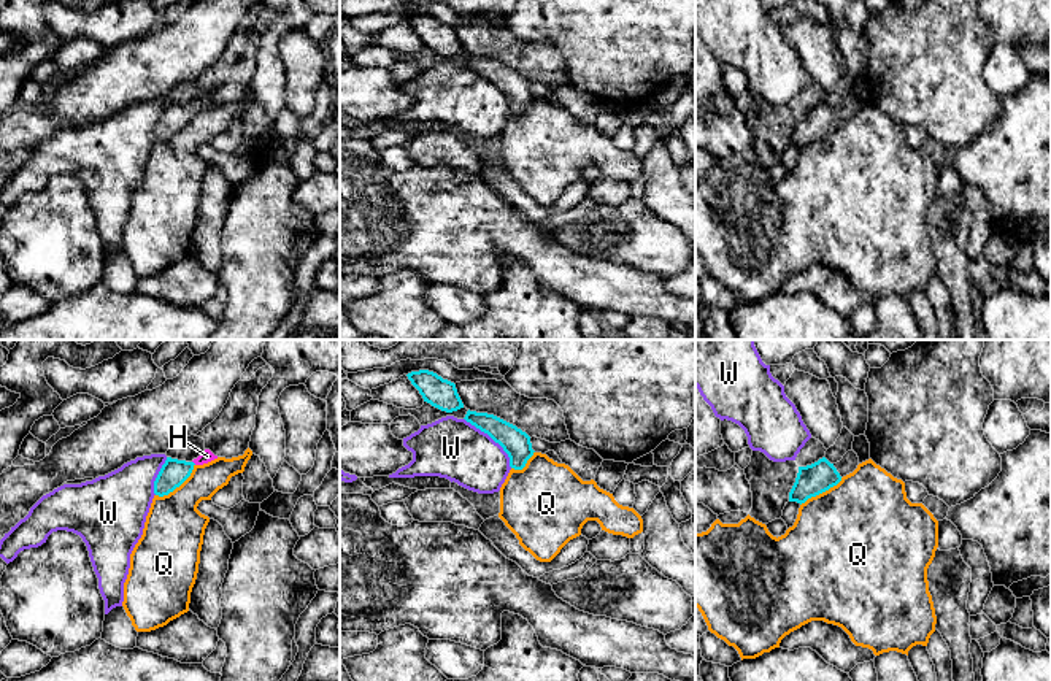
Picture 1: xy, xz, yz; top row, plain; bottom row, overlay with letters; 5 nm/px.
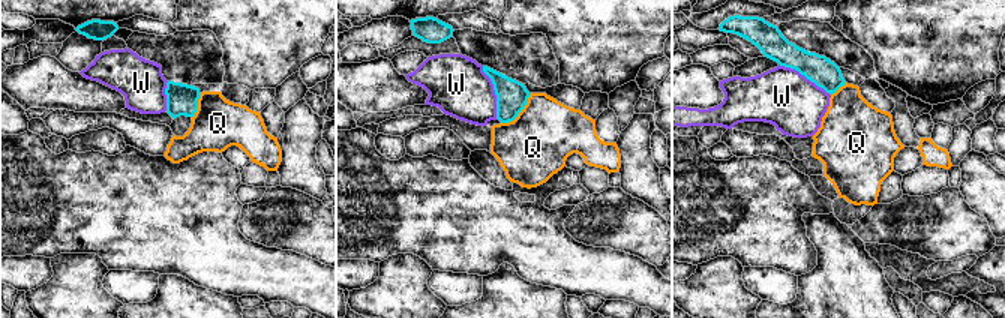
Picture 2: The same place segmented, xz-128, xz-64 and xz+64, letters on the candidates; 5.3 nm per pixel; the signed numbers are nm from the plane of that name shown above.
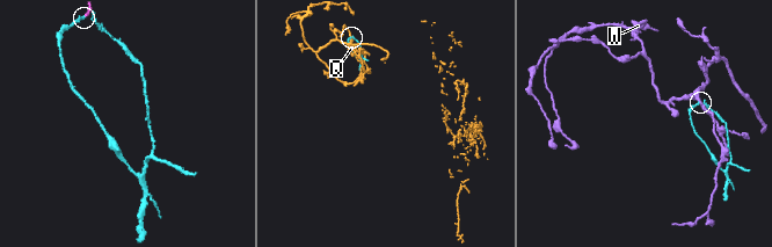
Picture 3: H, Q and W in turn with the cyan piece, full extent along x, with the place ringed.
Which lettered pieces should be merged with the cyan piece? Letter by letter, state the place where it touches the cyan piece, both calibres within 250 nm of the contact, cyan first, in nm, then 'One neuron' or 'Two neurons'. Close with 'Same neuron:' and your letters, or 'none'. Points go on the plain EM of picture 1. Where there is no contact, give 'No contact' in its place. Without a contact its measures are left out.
H: No contact. One neuron
Q: Touches cyan at xy (178, 130). Thickness 140 nm (cyan) against 300 nm. Two neurons
W: Touches cyan at xz (492, 83). Thickness 140 nm (cyan) against 320 nm. Two neurons
Same neuron: H

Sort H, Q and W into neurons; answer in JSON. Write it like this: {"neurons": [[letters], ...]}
{"neurons": [["H"], ["Q"], ["W"]]}

